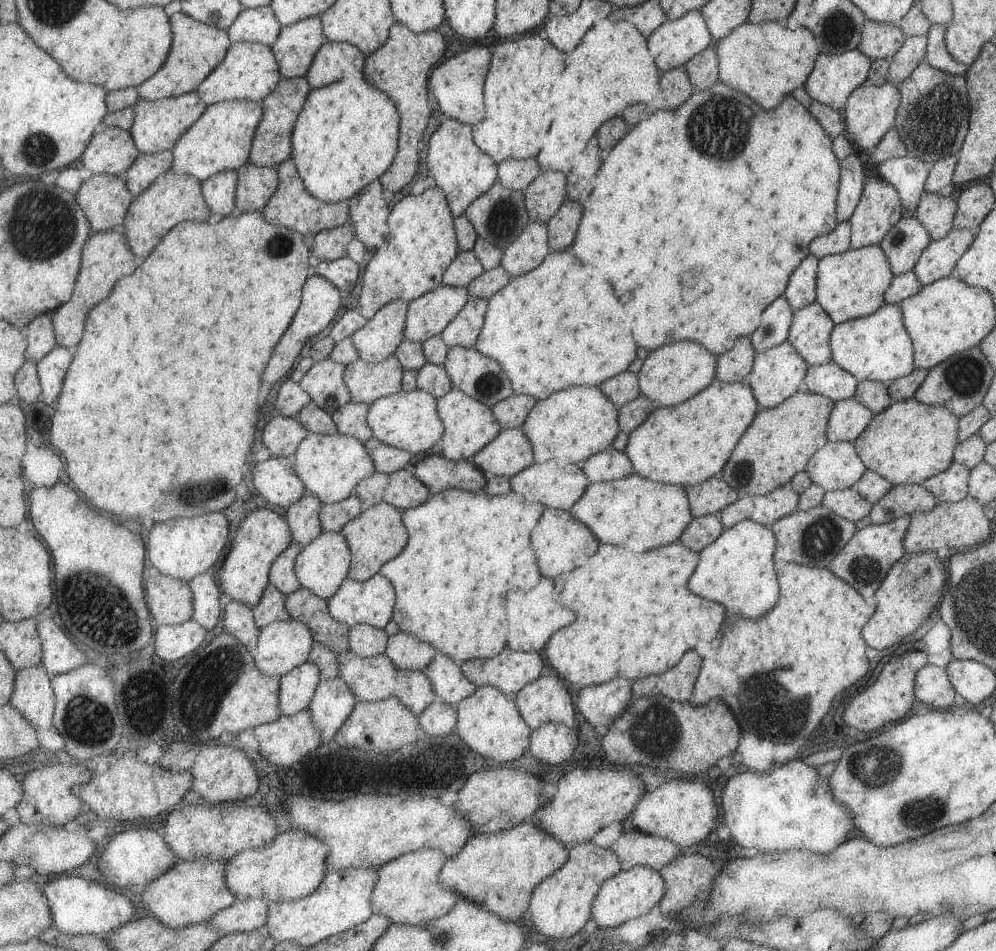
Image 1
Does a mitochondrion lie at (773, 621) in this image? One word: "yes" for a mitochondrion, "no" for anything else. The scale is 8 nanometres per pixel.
no

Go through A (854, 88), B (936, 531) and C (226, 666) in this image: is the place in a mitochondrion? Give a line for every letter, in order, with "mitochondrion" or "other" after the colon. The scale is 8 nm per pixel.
A: other
B: other
C: mitochondrion

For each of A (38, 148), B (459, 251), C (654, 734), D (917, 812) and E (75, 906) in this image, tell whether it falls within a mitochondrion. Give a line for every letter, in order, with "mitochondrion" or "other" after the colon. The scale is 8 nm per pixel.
A: mitochondrion
B: other
C: mitochondrion
D: mitochondrion
E: other

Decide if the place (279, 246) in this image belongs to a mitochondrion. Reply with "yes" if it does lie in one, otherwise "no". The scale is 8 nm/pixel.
yes

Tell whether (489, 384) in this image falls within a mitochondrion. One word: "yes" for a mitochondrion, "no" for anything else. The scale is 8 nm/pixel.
yes

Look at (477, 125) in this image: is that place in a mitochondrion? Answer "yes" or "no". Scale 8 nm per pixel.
no

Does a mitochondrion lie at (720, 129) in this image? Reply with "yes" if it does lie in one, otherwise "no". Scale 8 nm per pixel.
yes

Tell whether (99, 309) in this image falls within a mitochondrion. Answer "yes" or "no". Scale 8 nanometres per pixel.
no

